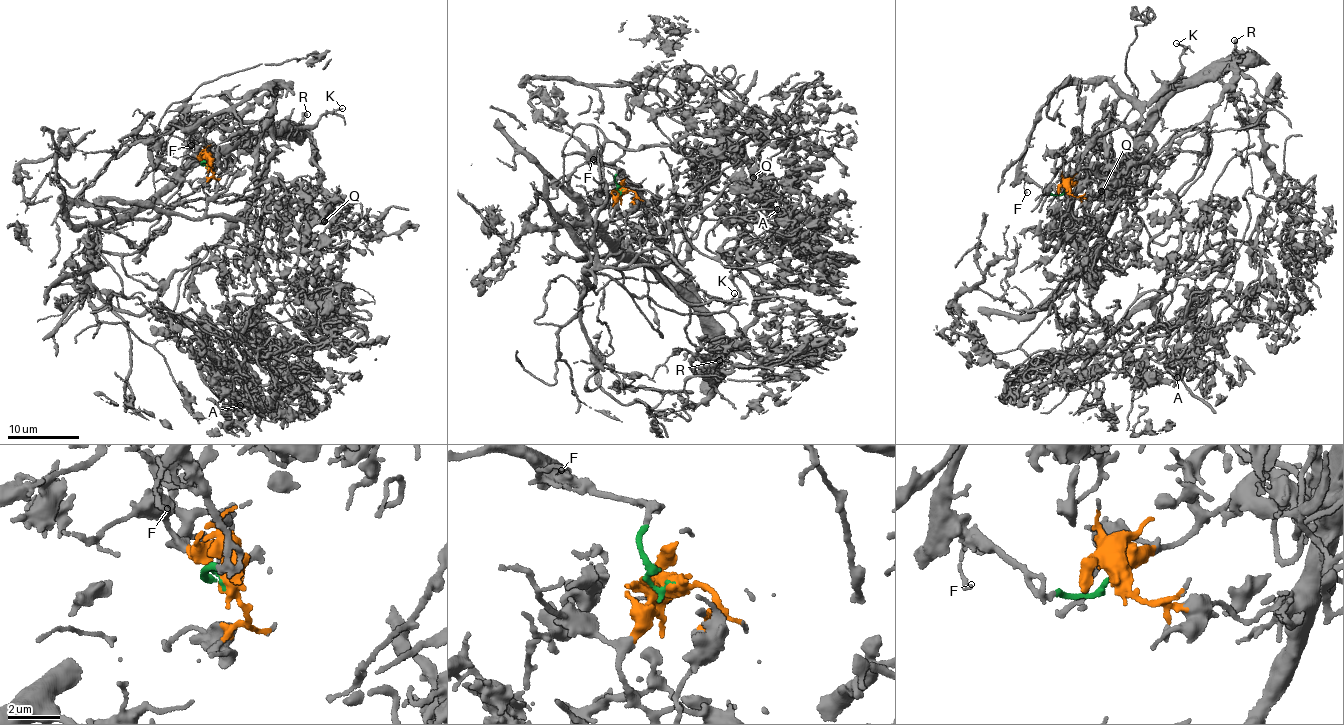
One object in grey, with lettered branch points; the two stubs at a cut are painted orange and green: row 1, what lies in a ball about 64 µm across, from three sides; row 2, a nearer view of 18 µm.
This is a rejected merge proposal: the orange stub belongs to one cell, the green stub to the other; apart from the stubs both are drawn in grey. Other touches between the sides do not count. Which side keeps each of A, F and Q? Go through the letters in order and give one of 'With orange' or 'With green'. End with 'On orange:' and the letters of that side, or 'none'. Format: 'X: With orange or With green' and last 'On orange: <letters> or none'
A: With orange
F: With green
Q: With orange
On orange: A, Q

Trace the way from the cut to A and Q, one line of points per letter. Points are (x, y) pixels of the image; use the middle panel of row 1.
A: (624, 190), (660, 336), (607, 274), (582, 292), (608, 187), (683, 196), (709, 256), (727, 202), (776, 210)
Q: (624, 190), (608, 213), (650, 234), (645, 265), (659, 265), (719, 217), (722, 156), (741, 145), (753, 177)

